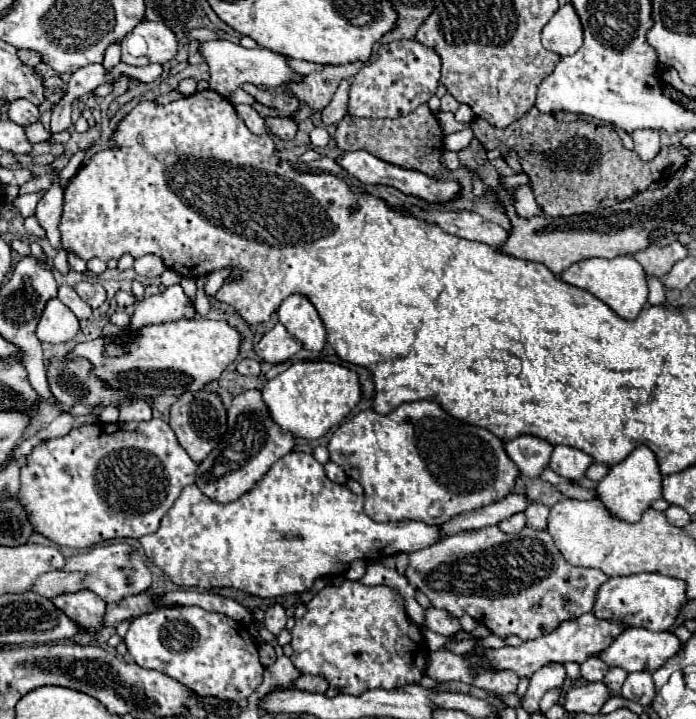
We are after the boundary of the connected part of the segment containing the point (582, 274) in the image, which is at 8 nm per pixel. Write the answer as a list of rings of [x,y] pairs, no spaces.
[[[620,255],[614,259],[584,259],[574,263],[566,269],[566,273],[560,275],[562,281],[568,285],[580,287],[592,295],[596,295],[600,301],[604,301],[616,315],[622,319],[636,319],[640,309],[648,301],[648,287],[644,281],[644,269],[638,261],[634,261],[630,255]]]

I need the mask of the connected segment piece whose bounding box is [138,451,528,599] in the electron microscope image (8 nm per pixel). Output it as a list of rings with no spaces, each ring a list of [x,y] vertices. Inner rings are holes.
[[[292,451],[278,459],[266,473],[266,477],[254,485],[252,491],[244,493],[240,499],[232,503],[210,501],[196,485],[188,485],[182,491],[182,495],[174,501],[170,511],[162,517],[160,529],[152,535],[140,537],[138,541],[144,547],[148,561],[162,569],[174,585],[198,589],[232,587],[262,599],[272,599],[290,593],[302,593],[310,589],[318,577],[342,575],[348,569],[348,565],[356,559],[378,561],[402,551],[412,553],[436,543],[446,535],[498,525],[506,517],[524,511],[526,505],[526,497],[508,495],[506,499],[482,507],[480,511],[472,511],[448,521],[442,529],[428,527],[418,521],[400,521],[398,527],[396,523],[376,523],[364,513],[364,495],[356,495],[346,485],[330,481],[324,471],[324,465],[320,465],[312,455]]]

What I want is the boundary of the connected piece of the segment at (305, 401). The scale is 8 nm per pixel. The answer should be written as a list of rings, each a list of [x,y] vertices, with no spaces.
[[[298,361],[284,373],[270,379],[262,387],[262,397],[270,409],[272,419],[280,425],[282,431],[290,431],[296,437],[304,437],[304,439],[312,441],[312,439],[326,435],[332,427],[340,425],[348,417],[348,413],[358,405],[358,401],[362,397],[362,385],[358,381],[358,373],[344,365],[328,363],[328,361]]]

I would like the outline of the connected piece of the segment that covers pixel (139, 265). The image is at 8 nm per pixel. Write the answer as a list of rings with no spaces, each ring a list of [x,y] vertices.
[[[144,255],[144,257],[134,261],[134,271],[138,275],[144,275],[144,277],[162,275],[164,269],[166,269],[166,265],[164,265],[164,261],[158,255]]]

